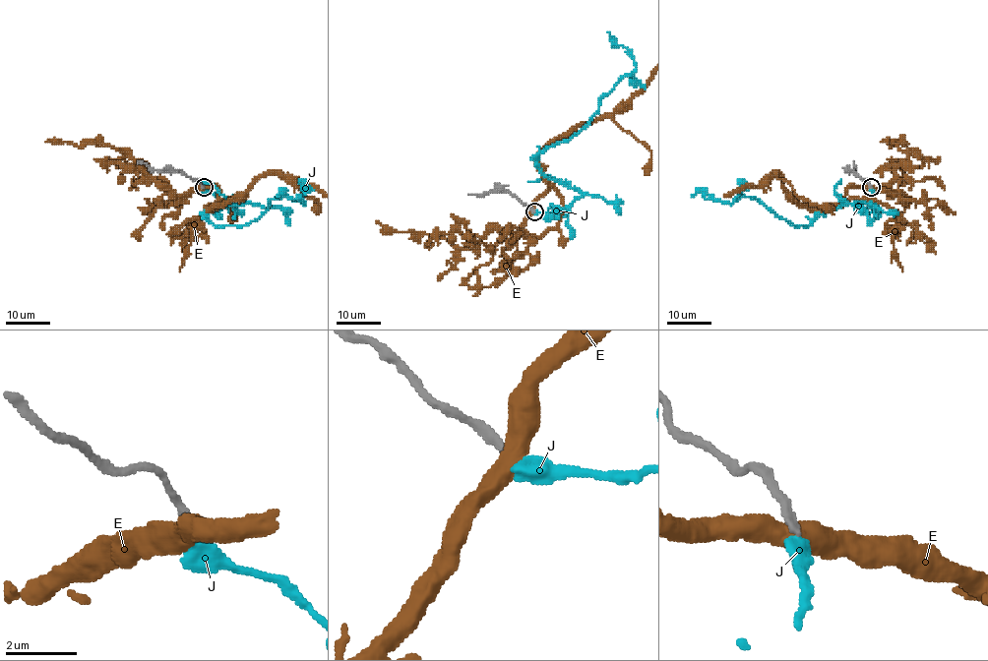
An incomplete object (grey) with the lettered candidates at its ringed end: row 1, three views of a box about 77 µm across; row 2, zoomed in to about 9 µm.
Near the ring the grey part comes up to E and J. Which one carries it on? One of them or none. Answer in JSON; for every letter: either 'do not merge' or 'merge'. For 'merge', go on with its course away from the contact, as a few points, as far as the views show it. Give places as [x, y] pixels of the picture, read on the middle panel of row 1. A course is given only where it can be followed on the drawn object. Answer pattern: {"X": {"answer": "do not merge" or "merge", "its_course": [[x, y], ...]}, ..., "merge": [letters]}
{"E": {"answer": "do not merge"}, "J": {"answer": "do not merge"}, "merge": []}

